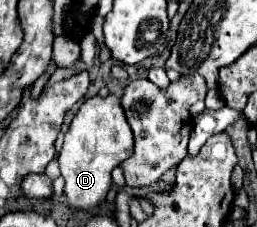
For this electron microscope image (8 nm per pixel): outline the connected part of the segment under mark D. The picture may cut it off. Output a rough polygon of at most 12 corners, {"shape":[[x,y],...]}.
{"shape":[[117,96],[75,112],[59,154],[71,208],[97,208],[133,152]]}

